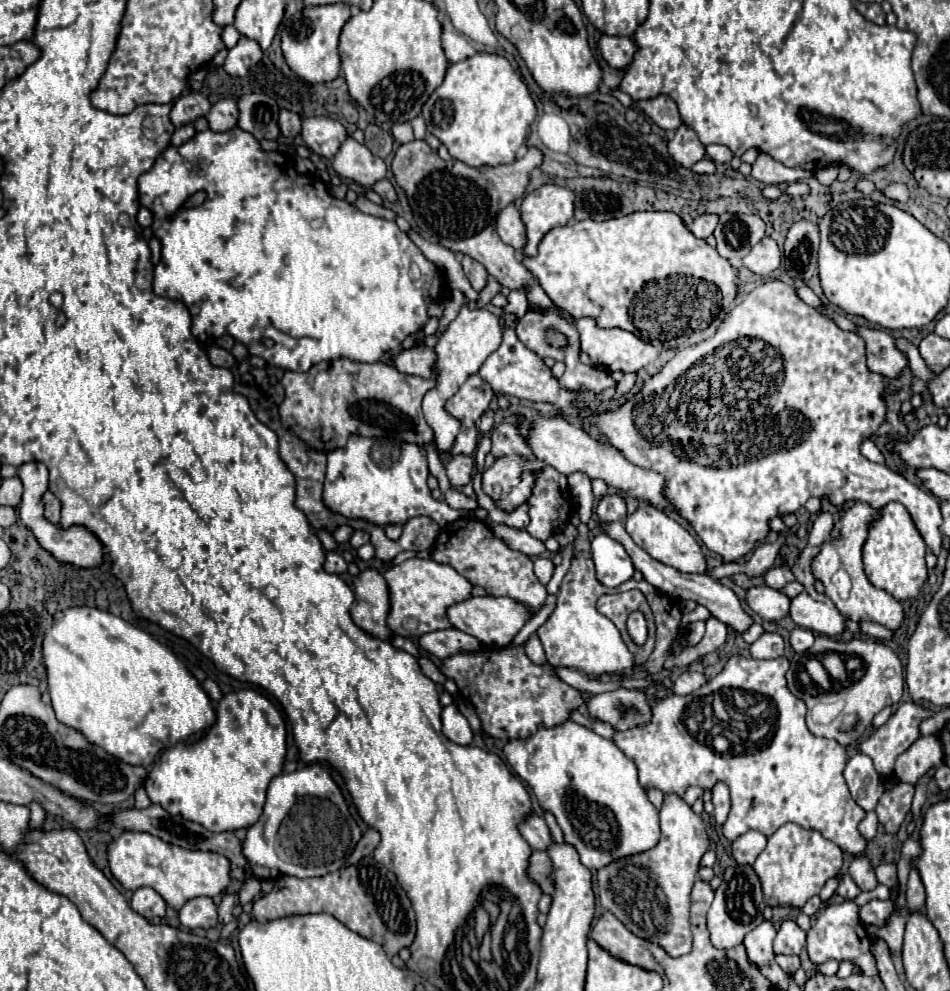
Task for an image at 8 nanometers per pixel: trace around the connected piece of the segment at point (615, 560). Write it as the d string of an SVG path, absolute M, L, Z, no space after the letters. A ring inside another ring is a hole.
M598 534L592 540L590 552L592 552L594 566L596 566L596 578L604 586L616 588L622 582L632 578L632 574L634 574L632 560L628 558L628 554L626 554L624 546L620 546L620 542L608 538L606 534Z

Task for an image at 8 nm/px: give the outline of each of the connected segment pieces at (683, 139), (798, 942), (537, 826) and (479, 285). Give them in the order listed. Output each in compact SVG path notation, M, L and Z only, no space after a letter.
M684 124L676 130L676 136L668 142L668 152L674 158L674 162L678 162L684 168L692 168L706 154L696 132Z
M784 920L774 938L774 952L776 954L800 954L804 944L806 944L806 932L794 920Z
M530 816L526 822L520 824L520 832L524 836L524 840L534 848L534 850L548 850L552 846L552 836L550 830L546 826L546 822L538 816Z
M464 256L462 258L462 268L464 268L464 272L466 272L472 288L474 290L482 290L484 284L486 284L486 276L488 276L488 272L484 270L484 266L480 262L476 262L474 258L470 258L470 256Z

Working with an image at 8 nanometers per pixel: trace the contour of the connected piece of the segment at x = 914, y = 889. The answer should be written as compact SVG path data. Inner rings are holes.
M912 868L910 876L908 876L908 884L906 884L906 908L908 912L924 912L924 886L922 880L918 876L918 870Z

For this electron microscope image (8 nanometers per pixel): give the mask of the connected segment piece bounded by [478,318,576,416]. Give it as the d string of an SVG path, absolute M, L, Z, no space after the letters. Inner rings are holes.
M500 318L500 326L504 330L502 344L498 346L498 350L494 350L486 358L486 362L478 370L478 376L482 380L486 380L492 386L492 390L498 392L498 394L510 394L510 396L516 396L516 398L530 398L530 400L536 400L536 402L544 402L544 404L562 408L566 416L574 414L576 412L576 406L572 404L574 402L574 392L566 392L558 386L558 380L544 366L542 358L538 358L528 348L524 348L524 344L516 338L514 330L506 326L504 318Z

